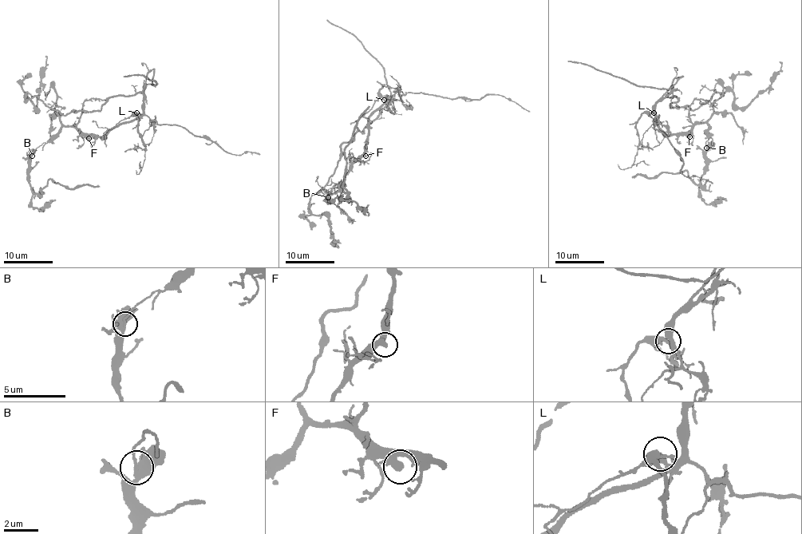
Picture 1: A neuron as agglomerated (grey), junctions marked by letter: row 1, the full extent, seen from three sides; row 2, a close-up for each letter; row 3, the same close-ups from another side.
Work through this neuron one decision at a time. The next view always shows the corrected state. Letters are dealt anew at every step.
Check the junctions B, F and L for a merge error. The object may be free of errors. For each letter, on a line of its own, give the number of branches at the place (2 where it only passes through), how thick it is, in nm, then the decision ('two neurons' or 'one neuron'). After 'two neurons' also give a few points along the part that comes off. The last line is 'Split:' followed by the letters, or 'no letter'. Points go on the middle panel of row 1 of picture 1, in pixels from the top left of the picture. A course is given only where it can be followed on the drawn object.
B: 3 | 200 nm | two neurons | (328, 198), (333, 202), (345, 197), (344, 147), (369, 105)
F: 3 | 280 nm | one neuron
L: 3 | 280 nm | one neuron
Split: B

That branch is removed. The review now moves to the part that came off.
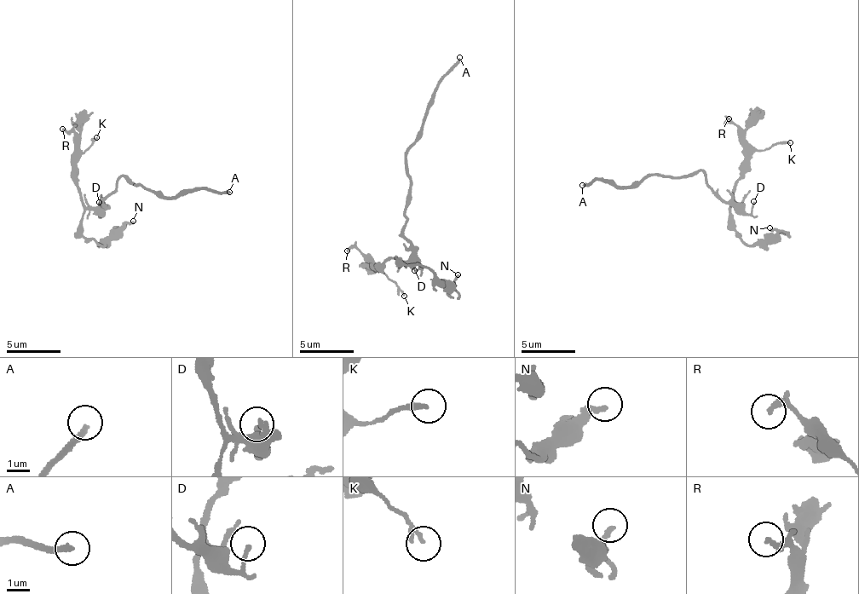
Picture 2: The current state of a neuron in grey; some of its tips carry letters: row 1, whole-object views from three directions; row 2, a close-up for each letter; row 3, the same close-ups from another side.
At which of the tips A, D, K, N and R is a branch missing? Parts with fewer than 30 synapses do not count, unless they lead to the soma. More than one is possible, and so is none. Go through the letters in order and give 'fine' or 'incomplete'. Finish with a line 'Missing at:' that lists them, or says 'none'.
A: incomplete
D: fine
K: fine
N: fine
R: fine
Missing at: A

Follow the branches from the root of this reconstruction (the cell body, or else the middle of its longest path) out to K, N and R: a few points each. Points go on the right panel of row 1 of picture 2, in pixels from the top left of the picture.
K: (703, 175), (727, 202), (740, 203), (735, 198), (734, 191), (745, 160), (759, 151), (790, 142)
N: (703, 175), (727, 202), (740, 203), (731, 206), (730, 225), (748, 244), (757, 245), (774, 237), (769, 227)
R: (703, 175), (727, 202), (740, 203), (734, 191), (744, 144), (741, 130), (729, 118)

